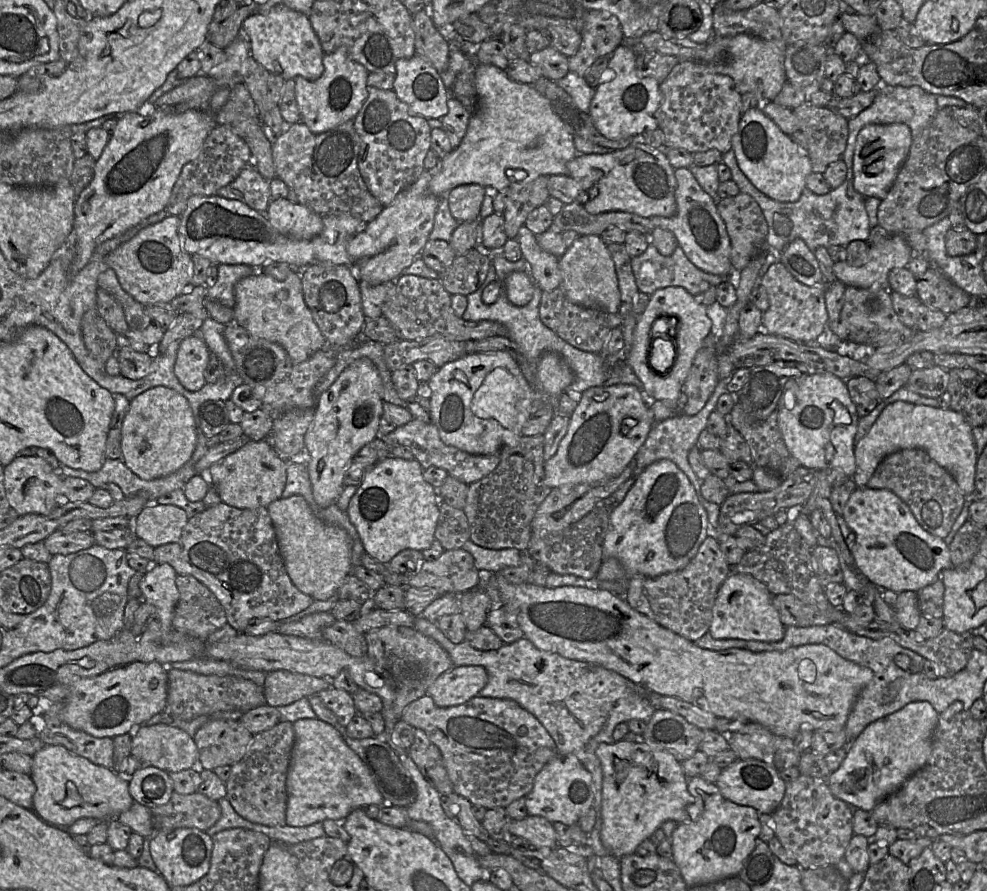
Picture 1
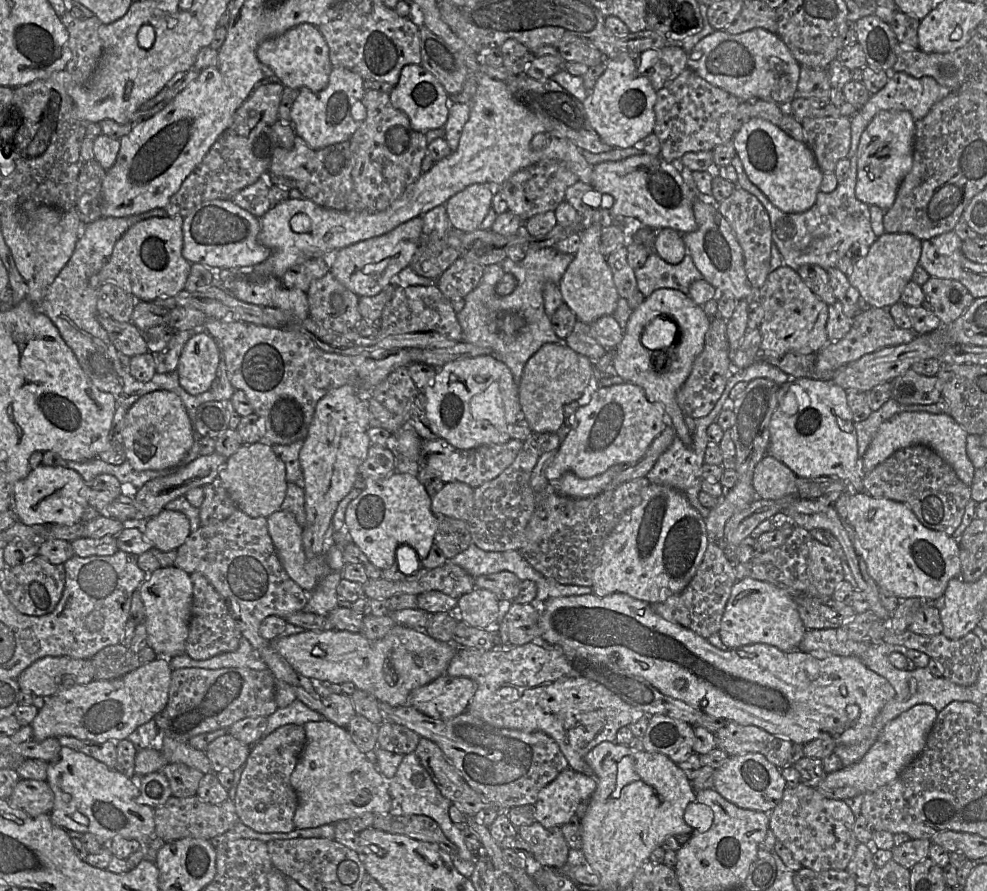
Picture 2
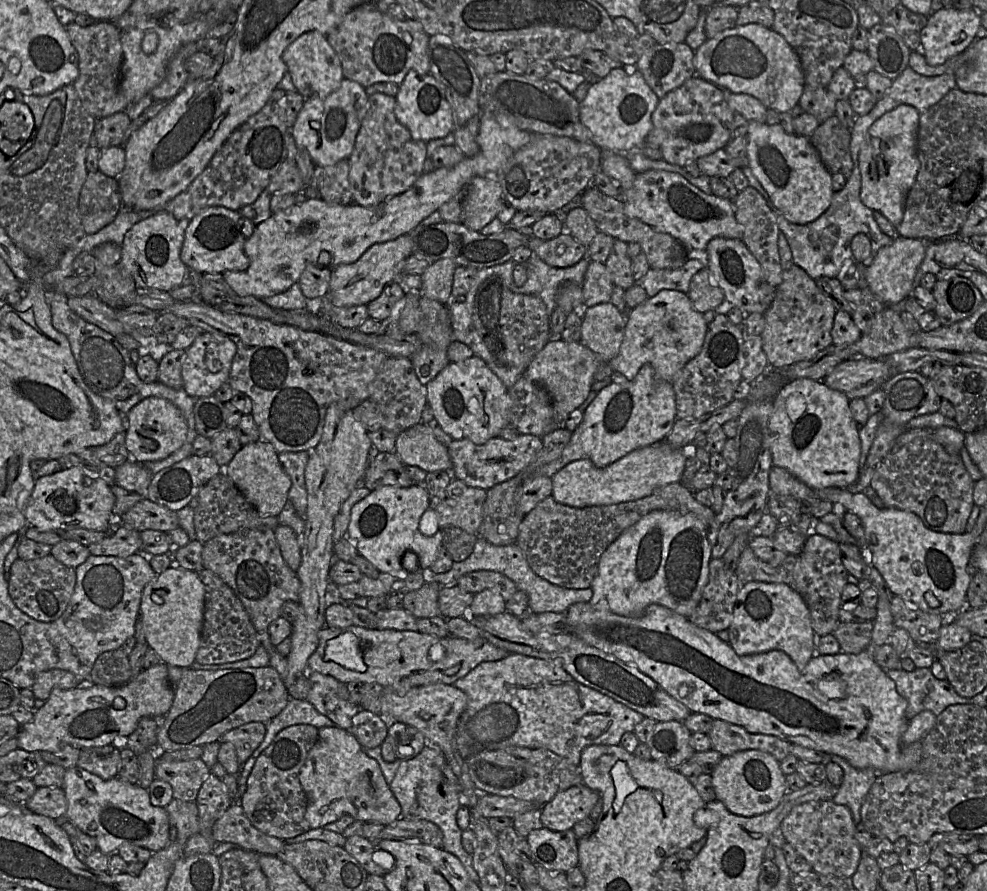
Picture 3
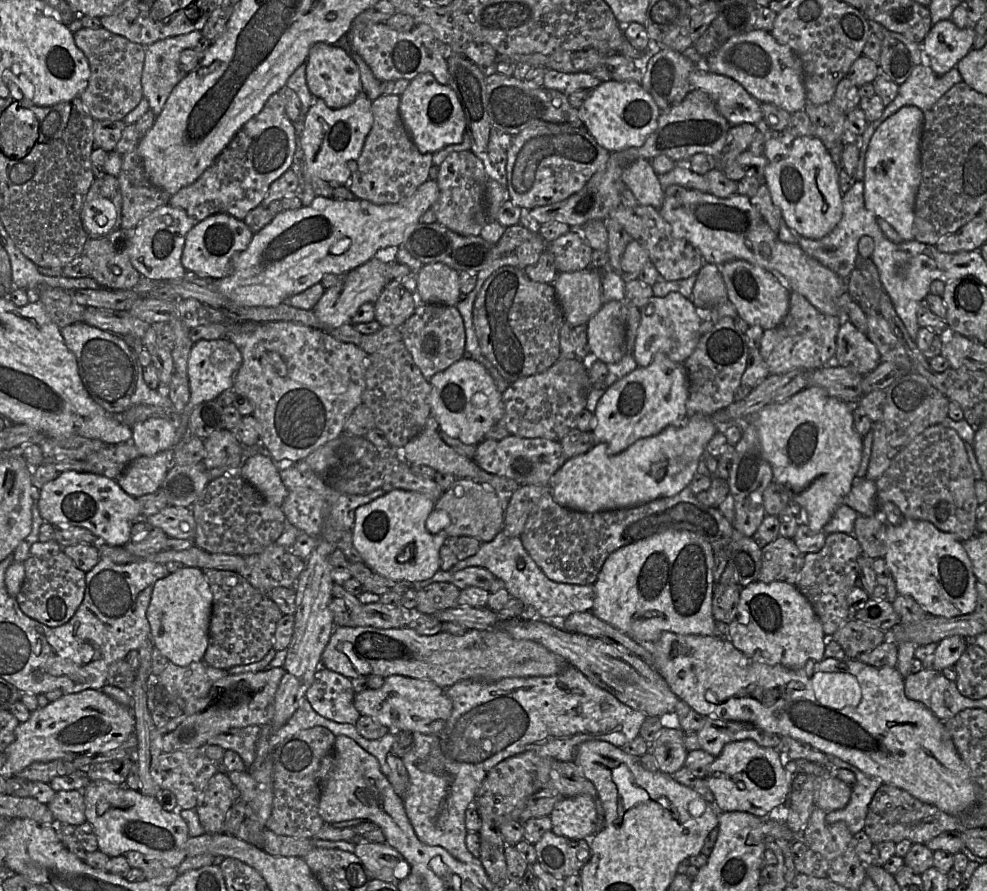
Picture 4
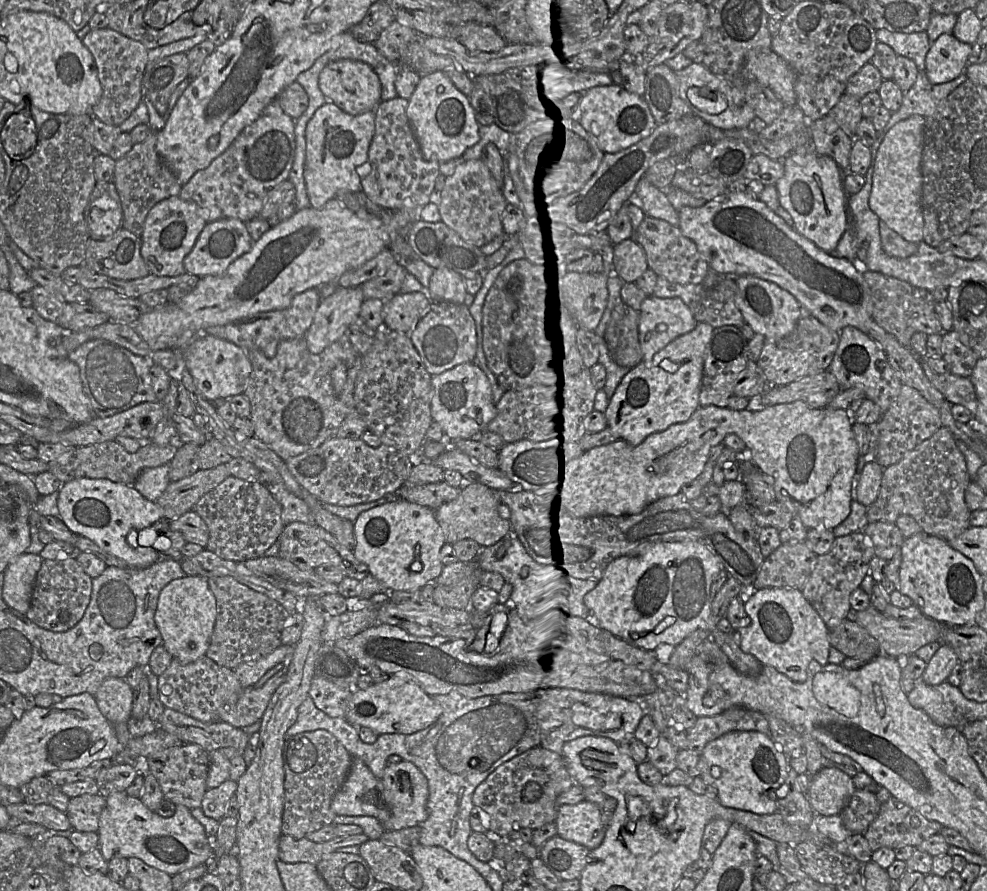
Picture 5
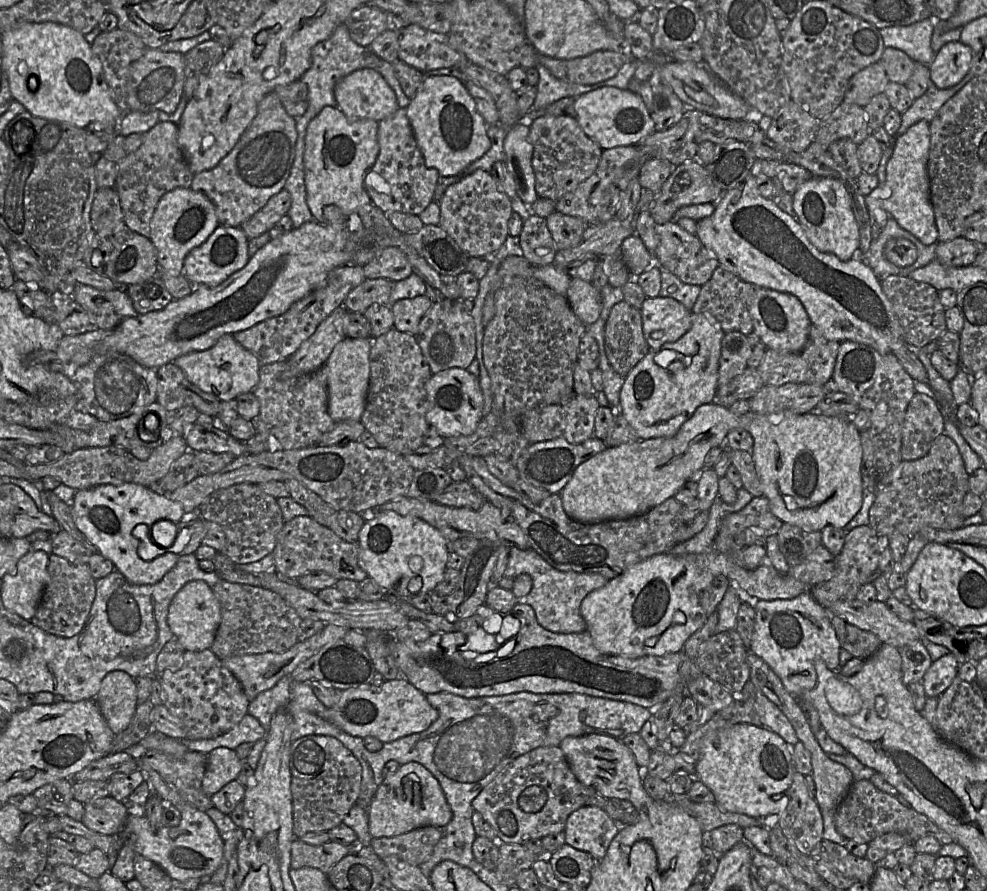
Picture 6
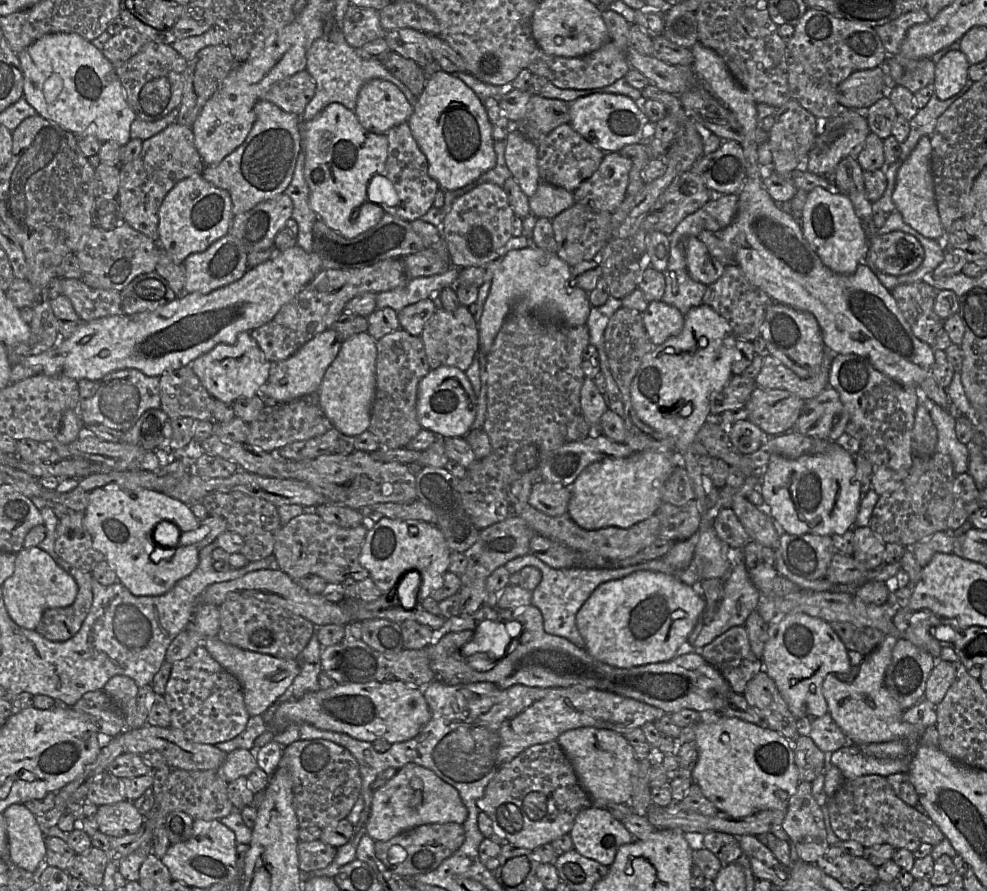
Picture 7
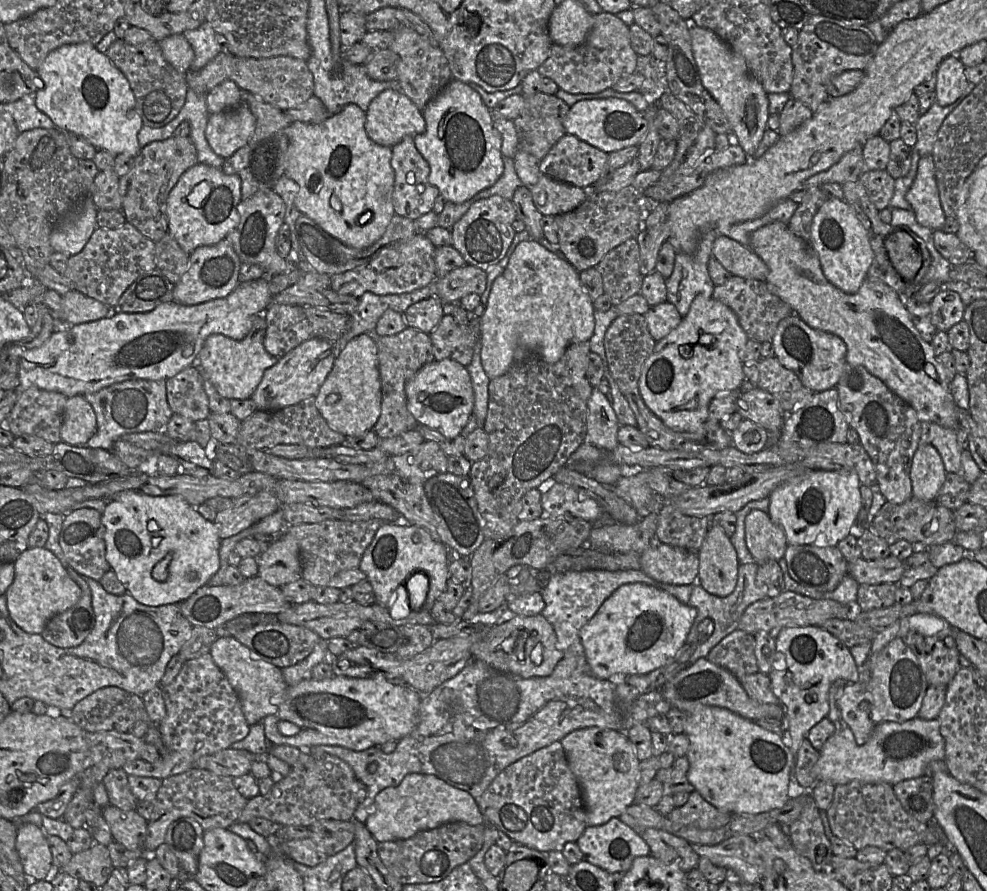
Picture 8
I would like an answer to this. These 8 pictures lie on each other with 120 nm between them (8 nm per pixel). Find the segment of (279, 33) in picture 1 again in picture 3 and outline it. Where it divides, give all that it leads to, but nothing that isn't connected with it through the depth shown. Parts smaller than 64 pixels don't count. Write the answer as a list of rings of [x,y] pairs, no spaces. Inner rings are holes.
[[[309,31],[300,35],[285,49],[282,59],[293,84],[304,99],[311,95],[324,99],[336,91],[344,79],[338,55],[329,44],[327,37],[318,31]]]

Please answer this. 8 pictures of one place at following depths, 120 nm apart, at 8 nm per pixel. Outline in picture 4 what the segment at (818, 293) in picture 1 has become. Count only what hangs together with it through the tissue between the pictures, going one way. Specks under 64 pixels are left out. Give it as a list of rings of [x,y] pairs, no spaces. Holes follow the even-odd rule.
[[[790,291],[789,311],[782,323],[764,330],[760,342],[760,354],[770,374],[785,374],[792,370],[815,371],[831,364],[836,353],[836,337],[841,318],[819,312],[804,296]]]

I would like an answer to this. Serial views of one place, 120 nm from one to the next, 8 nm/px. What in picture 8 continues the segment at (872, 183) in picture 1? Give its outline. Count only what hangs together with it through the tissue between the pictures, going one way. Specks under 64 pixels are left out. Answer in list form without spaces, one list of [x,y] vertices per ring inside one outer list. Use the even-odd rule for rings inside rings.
[[[932,155],[919,160],[916,177],[905,198],[920,225],[933,231],[941,230],[946,216],[939,198]]]

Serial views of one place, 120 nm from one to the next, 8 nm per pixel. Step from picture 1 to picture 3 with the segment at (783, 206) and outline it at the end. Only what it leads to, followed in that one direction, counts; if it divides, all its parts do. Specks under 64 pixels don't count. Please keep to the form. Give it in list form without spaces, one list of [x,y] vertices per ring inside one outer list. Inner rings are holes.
[[[859,158],[856,165],[853,162],[853,171],[845,187],[834,193],[829,208],[815,221],[804,225],[789,222],[773,205],[751,170],[744,167],[742,171],[748,179],[749,187],[756,189],[763,196],[767,205],[775,214],[777,226],[780,232],[785,235],[791,249],[792,263],[803,269],[812,279],[830,277],[838,280],[837,276],[844,262],[853,258],[850,244],[857,234],[865,234],[871,242],[871,254],[867,260],[869,263],[882,247],[889,246],[893,242],[893,238],[884,234],[877,225],[873,217],[873,210],[866,207],[860,200]]]

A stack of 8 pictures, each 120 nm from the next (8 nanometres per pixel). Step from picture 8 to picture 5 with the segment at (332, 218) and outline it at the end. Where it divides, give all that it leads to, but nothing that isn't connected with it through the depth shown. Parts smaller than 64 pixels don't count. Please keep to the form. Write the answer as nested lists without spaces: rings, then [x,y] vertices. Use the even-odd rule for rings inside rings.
[[[331,101],[319,107],[305,130],[304,180],[310,207],[321,209],[338,191],[361,191],[362,178],[356,168],[368,162],[368,150],[375,132],[374,111],[350,115]]]

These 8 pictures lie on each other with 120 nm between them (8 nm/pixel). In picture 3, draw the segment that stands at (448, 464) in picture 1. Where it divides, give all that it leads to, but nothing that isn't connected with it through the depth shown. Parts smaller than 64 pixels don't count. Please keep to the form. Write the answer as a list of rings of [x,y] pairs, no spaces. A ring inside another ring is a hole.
[[[519,434],[513,440],[494,437],[481,445],[468,439],[453,439],[447,446],[452,461],[450,473],[453,479],[459,479],[468,486],[489,490],[521,473],[535,460],[542,446],[542,438],[530,434]]]

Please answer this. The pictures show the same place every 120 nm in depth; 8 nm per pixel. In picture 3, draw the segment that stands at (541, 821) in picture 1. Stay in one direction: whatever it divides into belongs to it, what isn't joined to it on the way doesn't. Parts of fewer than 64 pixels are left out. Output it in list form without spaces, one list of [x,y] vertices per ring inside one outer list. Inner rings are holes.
[[[533,830],[526,838],[535,862],[547,870],[568,872],[578,866],[578,839],[573,830]]]

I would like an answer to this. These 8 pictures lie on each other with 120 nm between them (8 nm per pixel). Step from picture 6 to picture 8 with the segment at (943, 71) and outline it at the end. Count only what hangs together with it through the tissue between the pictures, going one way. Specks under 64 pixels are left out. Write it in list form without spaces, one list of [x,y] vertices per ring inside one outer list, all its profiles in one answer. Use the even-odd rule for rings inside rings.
[[[957,55],[946,57],[936,70],[936,102],[940,106],[954,103],[964,92],[968,80],[965,66]]]

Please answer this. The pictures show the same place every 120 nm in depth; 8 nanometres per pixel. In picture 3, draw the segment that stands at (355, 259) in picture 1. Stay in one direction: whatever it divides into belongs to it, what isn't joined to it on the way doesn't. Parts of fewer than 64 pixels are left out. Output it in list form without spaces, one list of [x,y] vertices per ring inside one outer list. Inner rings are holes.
[[[409,234],[372,245],[356,262],[340,264],[333,269],[328,291],[330,301],[337,307],[367,305],[378,298],[384,287],[393,280],[402,283],[399,278],[401,270],[411,255],[412,239]]]

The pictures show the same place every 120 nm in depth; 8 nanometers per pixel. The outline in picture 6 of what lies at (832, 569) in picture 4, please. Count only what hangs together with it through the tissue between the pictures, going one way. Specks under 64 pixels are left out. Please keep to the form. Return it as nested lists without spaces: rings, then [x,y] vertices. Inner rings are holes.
[[[869,525],[850,530],[841,552],[834,557],[832,577],[812,586],[809,593],[827,611],[837,601],[856,599],[860,587],[870,583],[870,577],[878,571],[880,553],[886,547],[886,537],[879,537]]]

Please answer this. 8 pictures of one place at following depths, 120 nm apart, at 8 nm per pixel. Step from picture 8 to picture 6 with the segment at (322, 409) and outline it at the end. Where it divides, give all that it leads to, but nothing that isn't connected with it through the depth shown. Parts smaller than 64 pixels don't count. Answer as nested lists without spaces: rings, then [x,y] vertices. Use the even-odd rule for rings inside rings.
[[[344,338],[331,352],[322,368],[327,377],[328,413],[335,422],[361,421],[365,410],[370,379],[372,338]]]

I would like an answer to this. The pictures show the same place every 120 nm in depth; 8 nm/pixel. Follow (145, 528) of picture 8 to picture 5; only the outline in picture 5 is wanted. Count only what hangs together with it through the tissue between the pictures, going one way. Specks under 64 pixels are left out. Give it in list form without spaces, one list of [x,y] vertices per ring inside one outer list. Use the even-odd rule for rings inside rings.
[[[79,478],[61,486],[57,504],[60,518],[71,531],[124,560],[127,568],[144,569],[160,560],[158,550],[139,545],[138,531],[166,519],[164,512],[156,502],[143,497],[133,485],[109,479]]]

